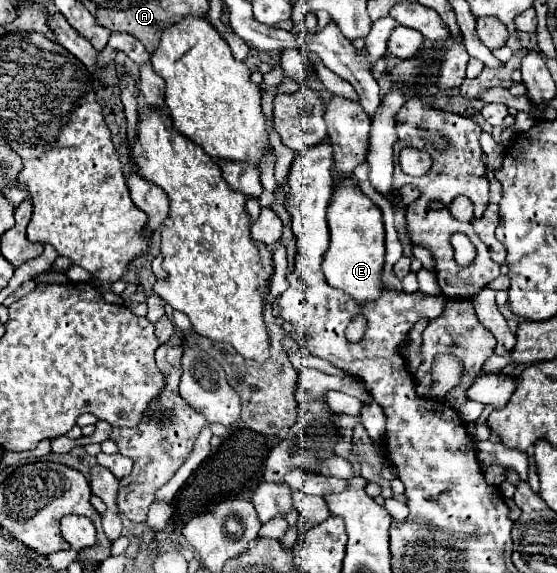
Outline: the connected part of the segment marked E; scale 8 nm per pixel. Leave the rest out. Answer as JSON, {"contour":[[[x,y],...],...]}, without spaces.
{"contour":[[[355,175],[343,179],[335,187],[327,209],[327,225],[331,233],[329,249],[323,257],[323,273],[327,283],[339,291],[345,291],[359,303],[379,299],[379,295],[383,295],[385,229],[381,209],[359,191]]]}

